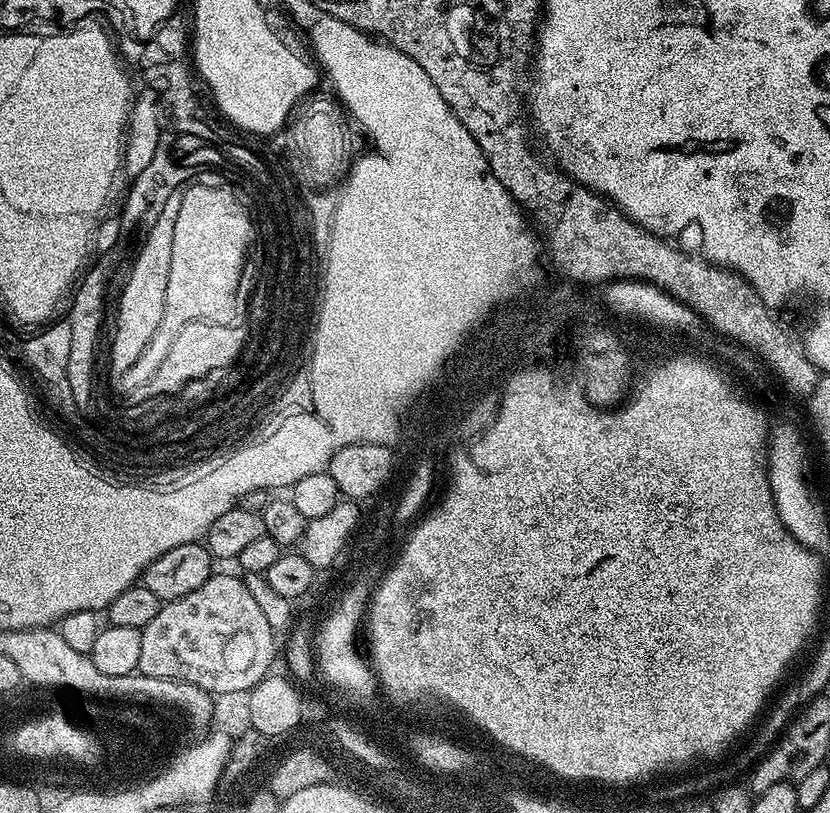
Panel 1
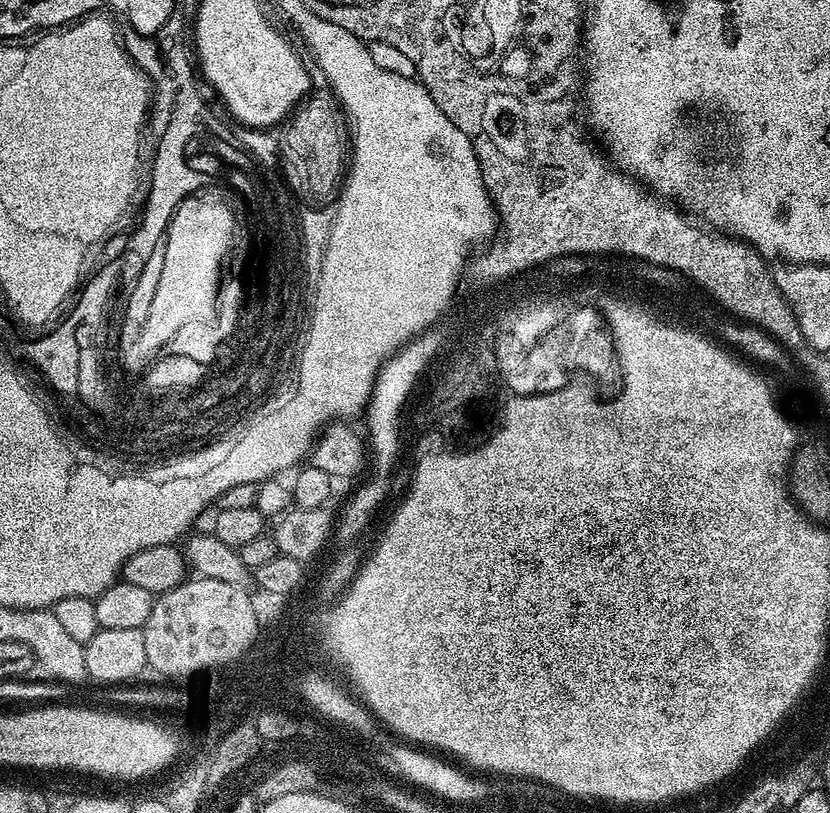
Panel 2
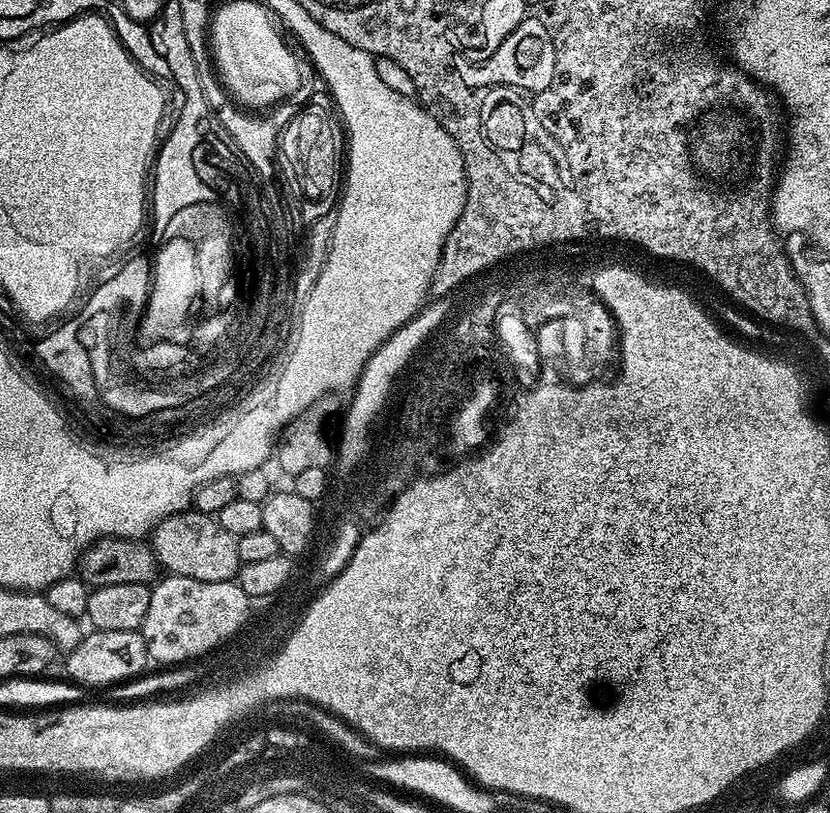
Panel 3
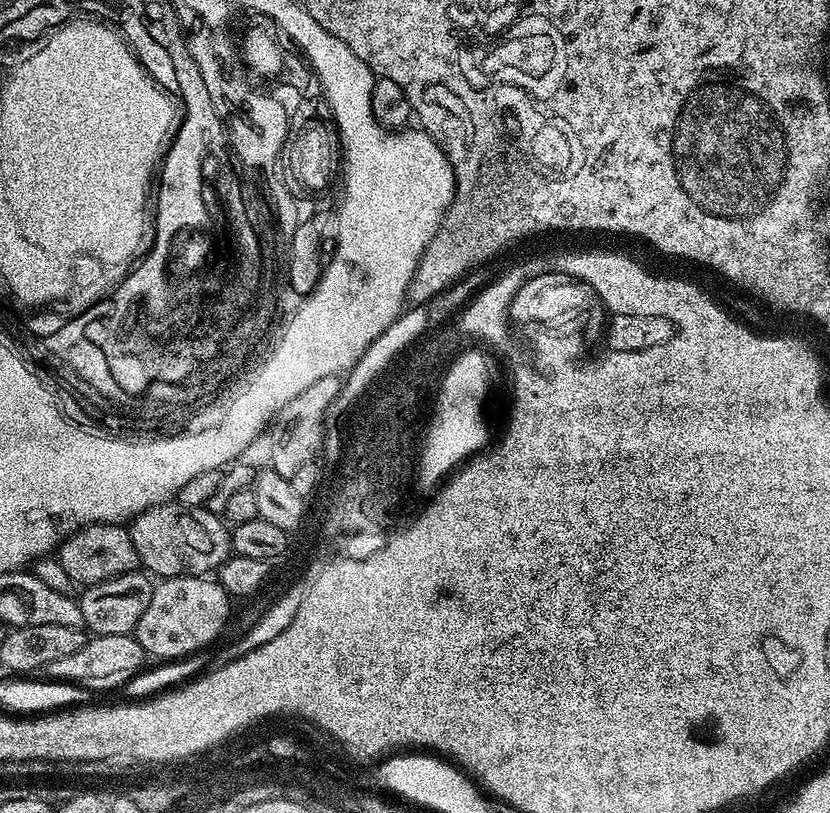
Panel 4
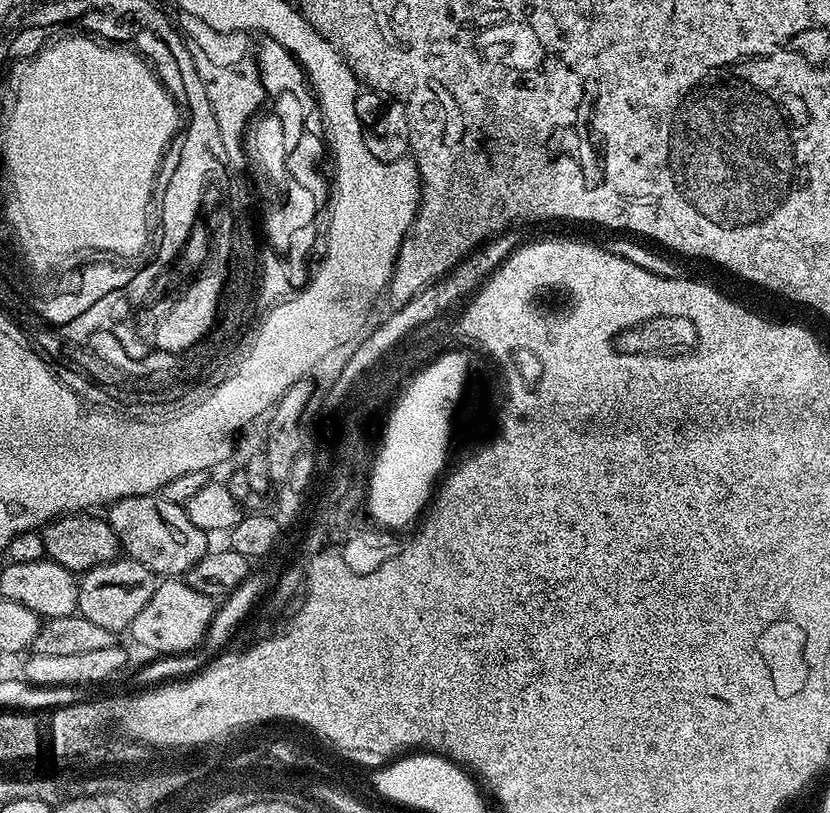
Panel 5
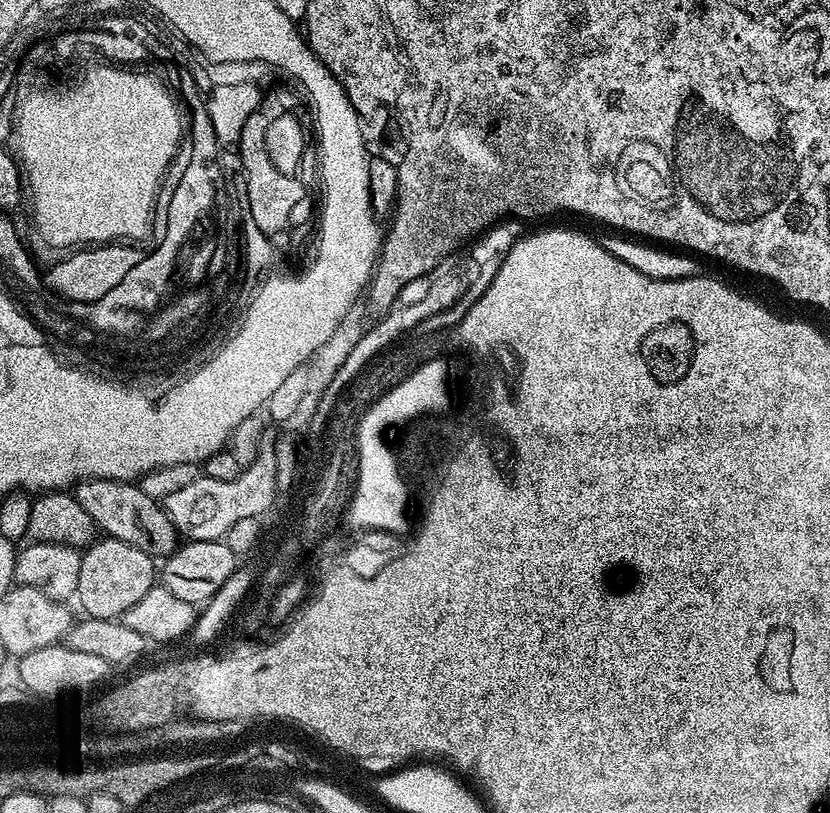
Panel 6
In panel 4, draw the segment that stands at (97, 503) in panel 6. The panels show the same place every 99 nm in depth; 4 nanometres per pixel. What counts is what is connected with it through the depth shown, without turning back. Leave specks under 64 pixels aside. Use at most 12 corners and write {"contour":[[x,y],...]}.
{"contour":[[168,501],[132,518],[141,565],[204,576],[231,555],[208,508]]}

